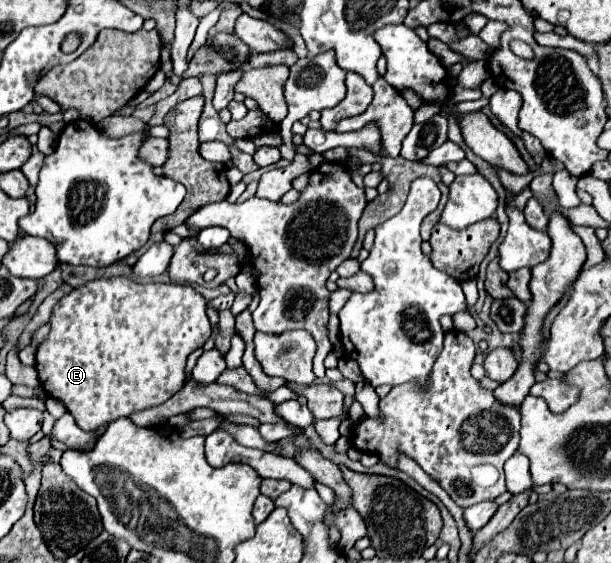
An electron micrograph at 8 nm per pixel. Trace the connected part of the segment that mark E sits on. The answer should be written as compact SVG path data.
M117 276L73 288L53 306L49 318L51 332L37 348L35 368L39 382L47 396L63 400L77 426L87 432L121 416L159 406L185 386L187 356L211 336L205 308L207 300L195 288L183 284L137 284L125 276Z

